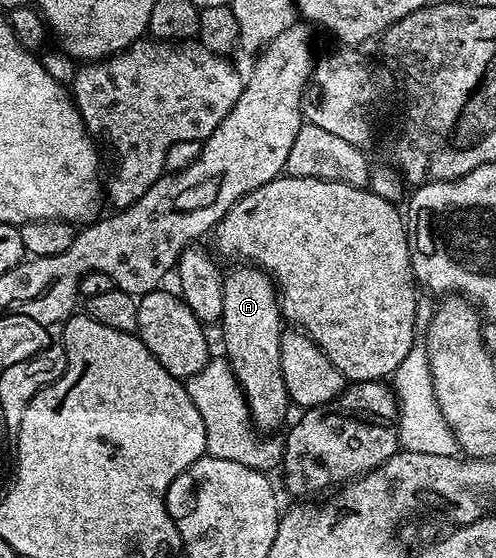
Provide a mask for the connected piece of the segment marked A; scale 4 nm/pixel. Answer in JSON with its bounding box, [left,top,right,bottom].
[223,266,292,427]

